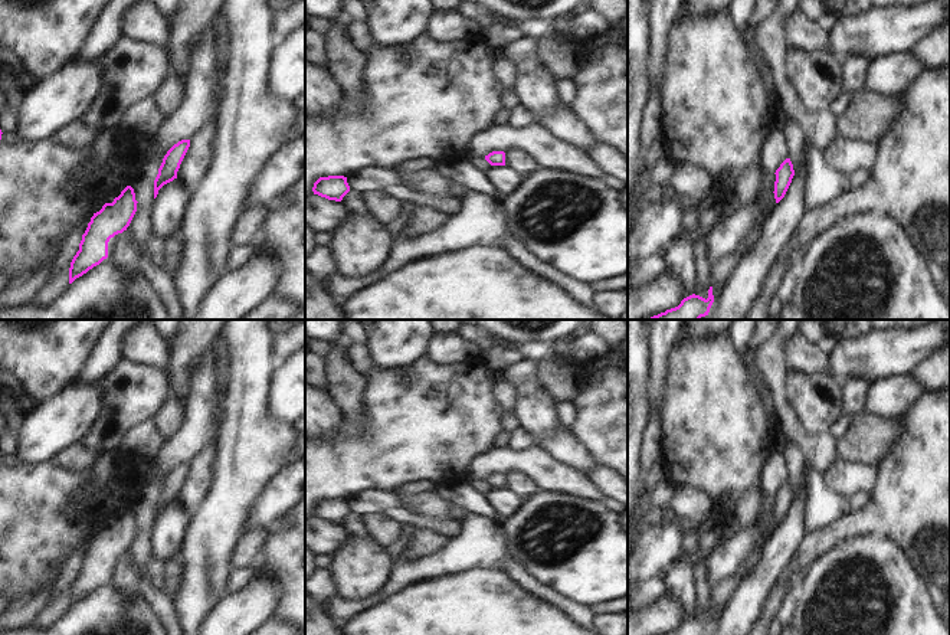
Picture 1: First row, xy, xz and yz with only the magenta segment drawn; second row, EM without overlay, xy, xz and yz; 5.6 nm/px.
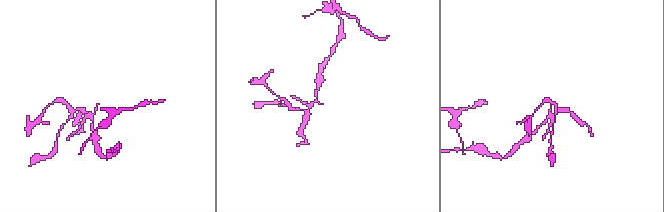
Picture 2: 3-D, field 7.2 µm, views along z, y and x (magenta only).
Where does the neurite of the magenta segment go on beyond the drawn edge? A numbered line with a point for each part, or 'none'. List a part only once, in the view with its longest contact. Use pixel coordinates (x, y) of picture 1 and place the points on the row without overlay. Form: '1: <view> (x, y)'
none

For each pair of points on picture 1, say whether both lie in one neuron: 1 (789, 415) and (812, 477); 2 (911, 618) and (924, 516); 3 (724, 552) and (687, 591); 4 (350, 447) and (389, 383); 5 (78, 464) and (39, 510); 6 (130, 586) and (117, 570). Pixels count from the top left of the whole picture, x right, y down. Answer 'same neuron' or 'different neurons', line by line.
1: different neurons
2: different neurons
3: different neurons
4: same neuron
5: different neurons
6: same neuron

